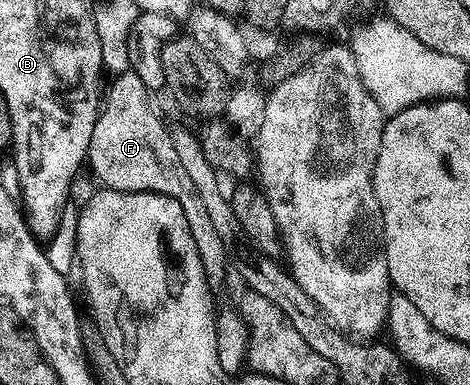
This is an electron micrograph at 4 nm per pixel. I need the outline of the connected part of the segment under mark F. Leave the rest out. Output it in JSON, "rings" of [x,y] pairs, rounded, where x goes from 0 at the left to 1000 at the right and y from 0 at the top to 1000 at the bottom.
{"rings":[[[283,179],[251,195],[238,213],[230,244],[221,249],[204,322],[198,325],[189,390],[183,397],[185,429],[219,486],[247,496],[315,496],[370,514],[391,545],[402,603],[426,660],[438,732],[449,751],[479,727],[487,678],[477,634],[460,605],[445,558],[417,499],[413,478],[362,366],[357,327],[347,319],[319,265],[317,229]]]}

